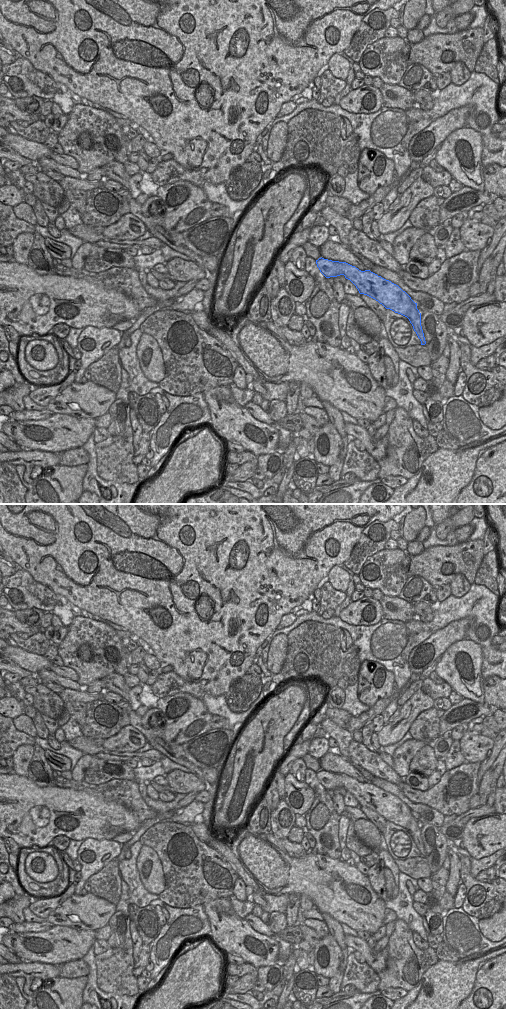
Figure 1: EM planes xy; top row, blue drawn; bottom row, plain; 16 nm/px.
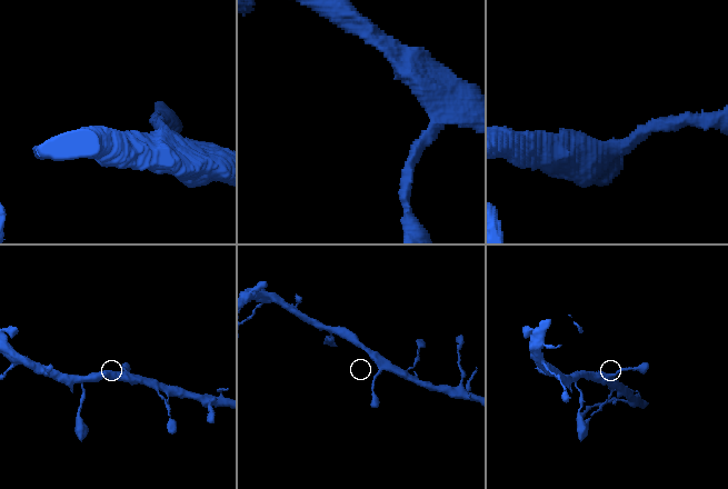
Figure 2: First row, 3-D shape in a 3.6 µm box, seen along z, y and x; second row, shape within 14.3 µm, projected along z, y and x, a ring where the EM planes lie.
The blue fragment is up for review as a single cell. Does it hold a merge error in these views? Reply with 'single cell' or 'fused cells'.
single cell

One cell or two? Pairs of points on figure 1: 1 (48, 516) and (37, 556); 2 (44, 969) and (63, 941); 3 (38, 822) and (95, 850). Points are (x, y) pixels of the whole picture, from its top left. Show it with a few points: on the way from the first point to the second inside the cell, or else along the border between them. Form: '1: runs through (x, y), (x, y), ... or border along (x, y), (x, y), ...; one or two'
1: runs through (52, 527), (53, 543), (48, 546); one
2: border along (25, 961), (38, 961), (55, 965); two
3: border along (85, 839), (109, 840); two

